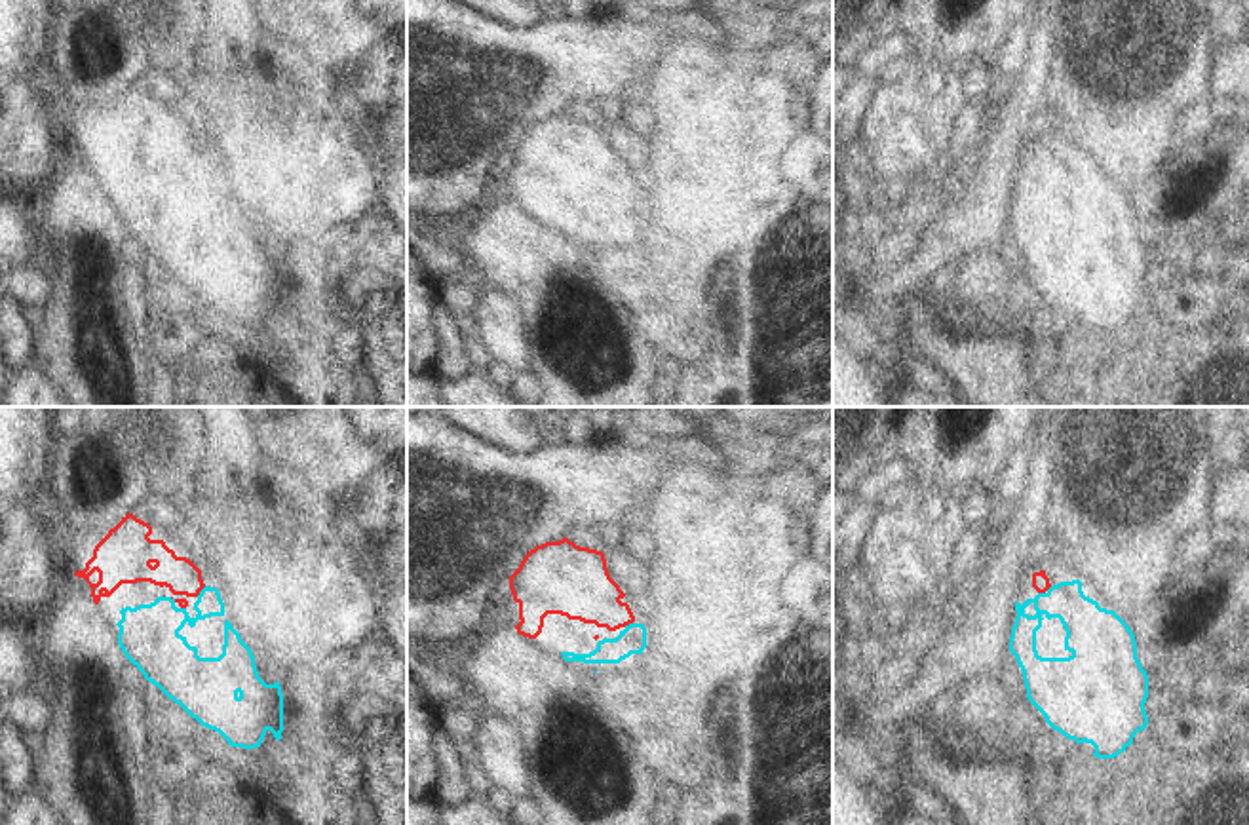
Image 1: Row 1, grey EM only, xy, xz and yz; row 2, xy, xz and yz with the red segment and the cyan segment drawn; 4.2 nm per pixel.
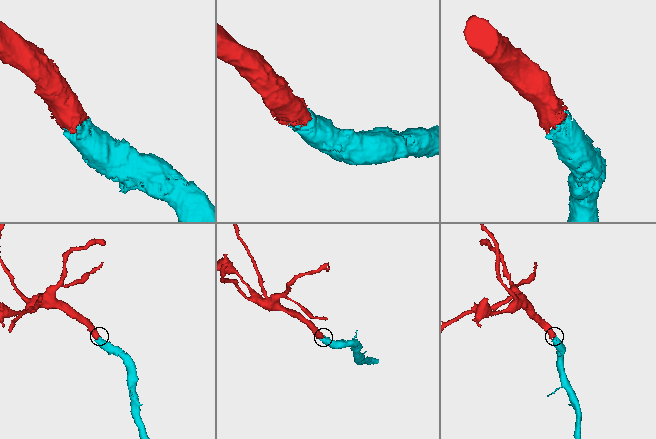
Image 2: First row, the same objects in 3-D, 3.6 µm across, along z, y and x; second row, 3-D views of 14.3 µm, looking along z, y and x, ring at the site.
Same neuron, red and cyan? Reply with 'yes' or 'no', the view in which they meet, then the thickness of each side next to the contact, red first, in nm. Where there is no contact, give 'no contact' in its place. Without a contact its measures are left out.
yes | yz | 80/200 nm

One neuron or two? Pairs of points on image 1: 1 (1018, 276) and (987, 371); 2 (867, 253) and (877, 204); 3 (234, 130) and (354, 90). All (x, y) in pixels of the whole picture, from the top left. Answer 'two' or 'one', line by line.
1: two
2: two
3: two

